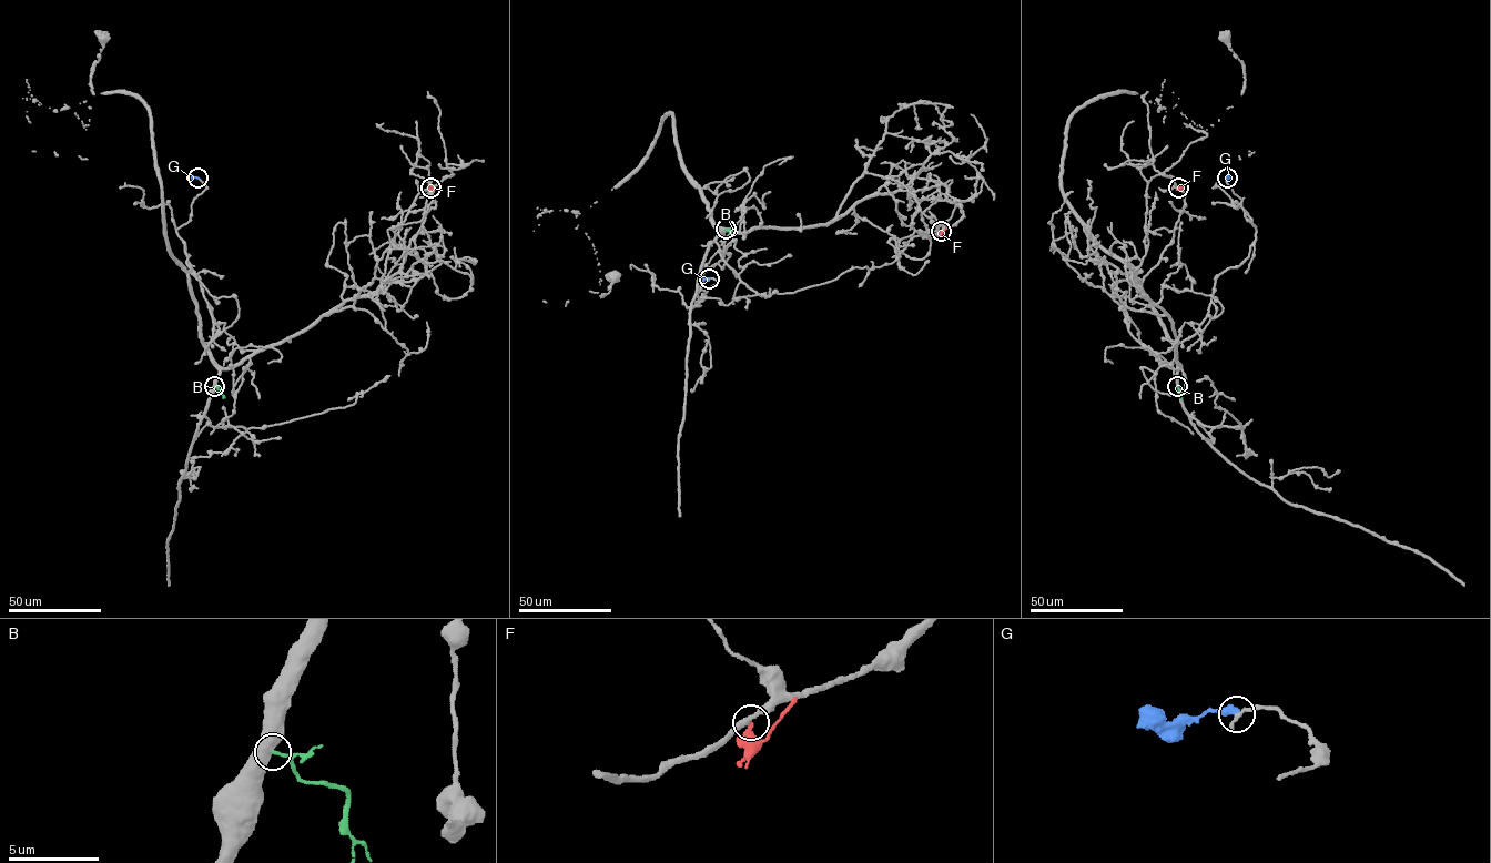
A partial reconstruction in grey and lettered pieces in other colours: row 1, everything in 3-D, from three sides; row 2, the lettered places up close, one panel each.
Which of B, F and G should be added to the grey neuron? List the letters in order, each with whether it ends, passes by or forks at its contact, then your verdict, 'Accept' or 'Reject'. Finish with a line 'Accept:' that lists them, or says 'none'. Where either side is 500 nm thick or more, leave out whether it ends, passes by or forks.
B: Reject
F: It ends there. Reject
G: It ends there. Reject
Accept: none

